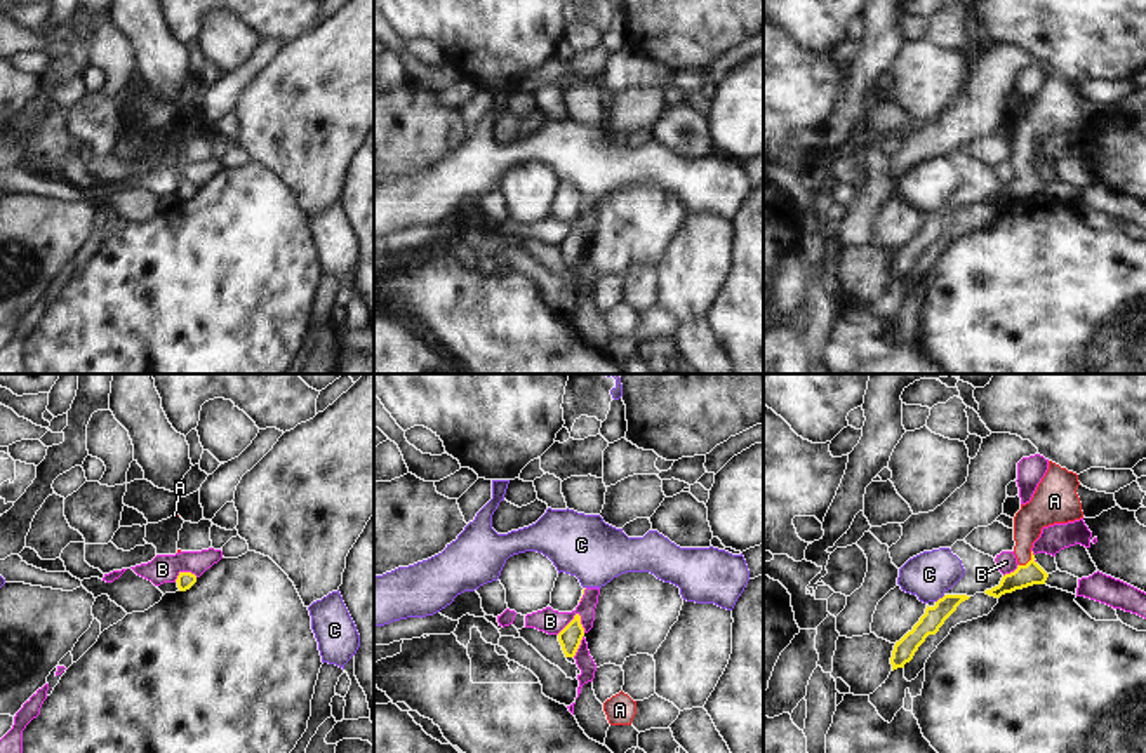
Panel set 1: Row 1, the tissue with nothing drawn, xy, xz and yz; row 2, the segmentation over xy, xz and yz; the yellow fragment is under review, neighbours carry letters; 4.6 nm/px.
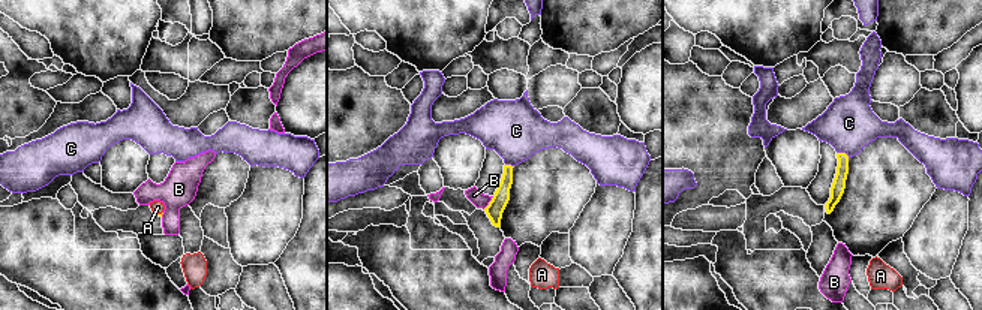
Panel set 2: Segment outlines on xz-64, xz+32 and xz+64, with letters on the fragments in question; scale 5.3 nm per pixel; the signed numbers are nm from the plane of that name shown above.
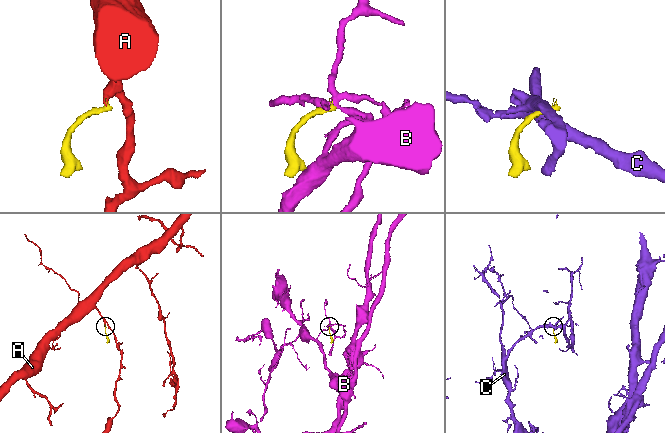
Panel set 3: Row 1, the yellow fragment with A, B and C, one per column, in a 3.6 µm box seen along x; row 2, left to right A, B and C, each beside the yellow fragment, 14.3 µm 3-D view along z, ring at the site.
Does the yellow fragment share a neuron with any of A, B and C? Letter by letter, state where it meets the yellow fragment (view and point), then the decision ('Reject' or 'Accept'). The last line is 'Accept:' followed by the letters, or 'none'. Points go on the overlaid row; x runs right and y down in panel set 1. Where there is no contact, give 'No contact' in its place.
A: Touches yellow at yz (1030, 560). Accept
B: Touches yellow at xz (571, 621). Reject
C: Touches yellow at yz (939, 599). Reject
Accept: A.

